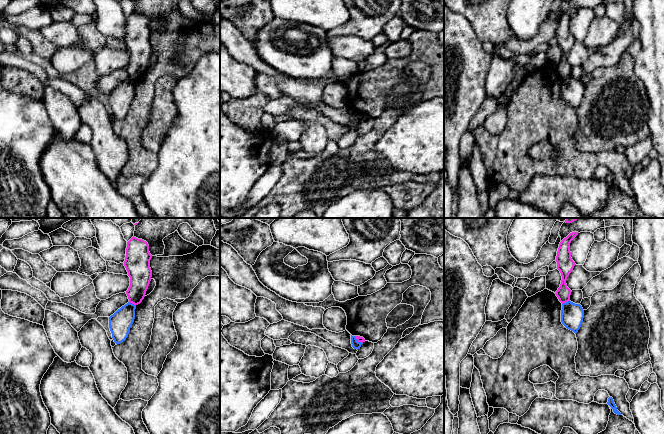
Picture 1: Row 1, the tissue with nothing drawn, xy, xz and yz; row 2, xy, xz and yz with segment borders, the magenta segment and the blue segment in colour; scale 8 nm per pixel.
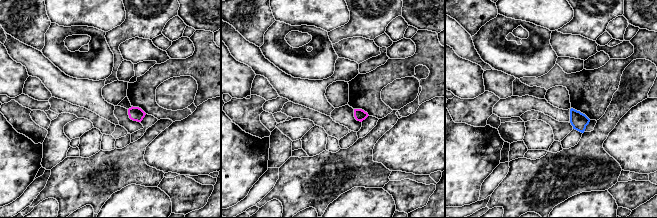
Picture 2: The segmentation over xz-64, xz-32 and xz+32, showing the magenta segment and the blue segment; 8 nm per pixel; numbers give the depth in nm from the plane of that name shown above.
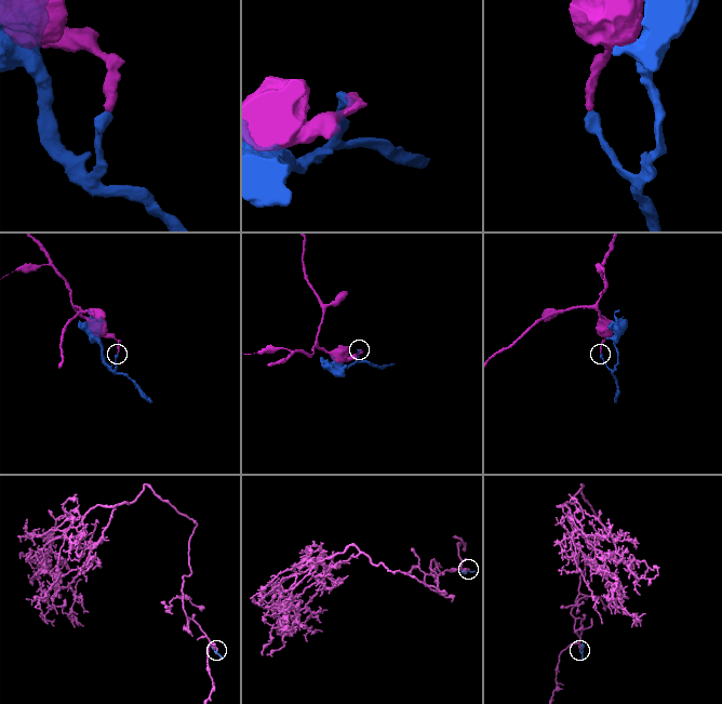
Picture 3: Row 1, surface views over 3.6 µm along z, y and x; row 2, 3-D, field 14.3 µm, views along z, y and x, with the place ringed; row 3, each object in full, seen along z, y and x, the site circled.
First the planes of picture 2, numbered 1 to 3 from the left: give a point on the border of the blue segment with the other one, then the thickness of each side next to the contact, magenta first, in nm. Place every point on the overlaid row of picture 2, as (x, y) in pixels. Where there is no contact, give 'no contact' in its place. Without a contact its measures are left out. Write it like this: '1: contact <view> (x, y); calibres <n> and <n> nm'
1: no contact
2: no contact
3: no contact

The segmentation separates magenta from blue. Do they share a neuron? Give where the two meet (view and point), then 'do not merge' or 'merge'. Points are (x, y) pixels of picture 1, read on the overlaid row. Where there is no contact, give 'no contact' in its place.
yz (565, 302) | do not merge

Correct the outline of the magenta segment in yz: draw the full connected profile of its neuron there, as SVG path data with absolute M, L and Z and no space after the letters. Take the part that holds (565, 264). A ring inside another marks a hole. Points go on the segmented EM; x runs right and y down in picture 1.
M578 232L570 233L566 238L564 238L560 244L557 251L556 262L557 269L560 271L562 280L560 287L556 291L556 296L559 301L563 304L570 301L571 290L567 287L566 280L569 274L572 272L575 262L571 258L570 243L578 235Z

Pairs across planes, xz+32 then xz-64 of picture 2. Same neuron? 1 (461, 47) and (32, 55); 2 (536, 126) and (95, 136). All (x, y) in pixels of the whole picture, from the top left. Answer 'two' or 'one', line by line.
1: one
2: one

